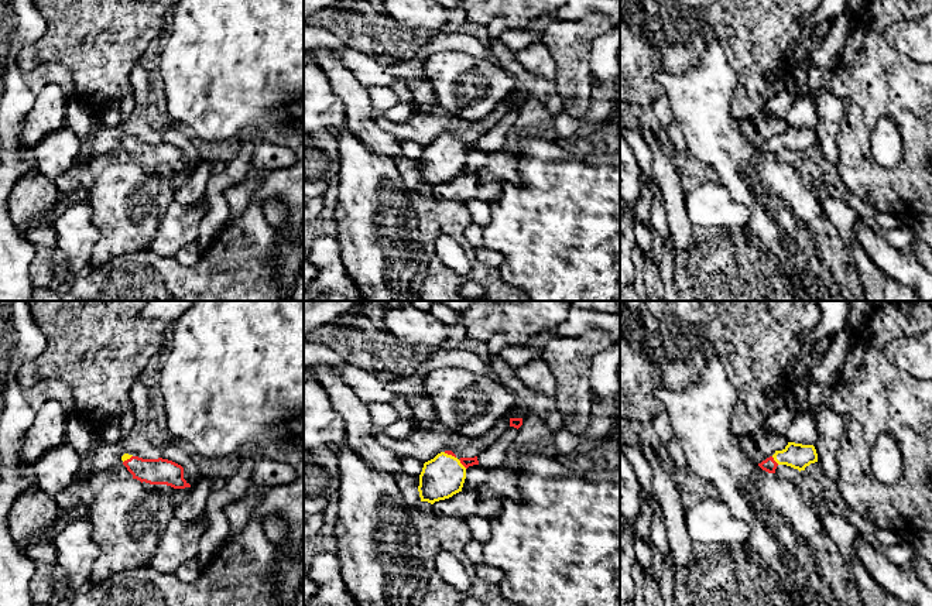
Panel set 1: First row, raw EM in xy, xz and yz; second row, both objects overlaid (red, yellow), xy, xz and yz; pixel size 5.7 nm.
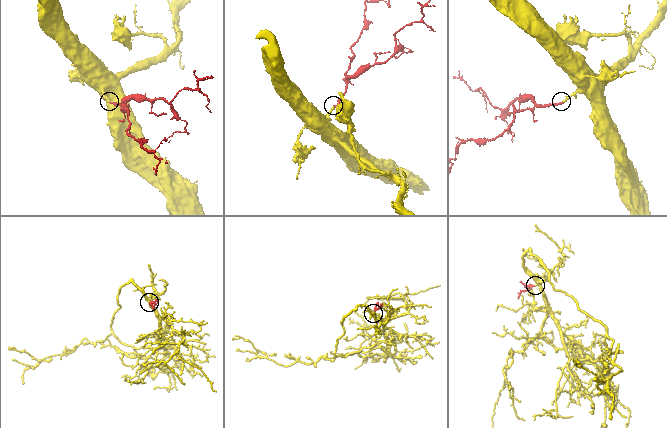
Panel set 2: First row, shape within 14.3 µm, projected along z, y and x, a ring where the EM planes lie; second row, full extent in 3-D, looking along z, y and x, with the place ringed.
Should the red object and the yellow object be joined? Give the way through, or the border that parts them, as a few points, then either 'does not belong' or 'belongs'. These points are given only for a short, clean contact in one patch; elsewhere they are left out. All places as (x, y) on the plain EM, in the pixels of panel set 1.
runs through xz (466, 146), (462, 147), (441, 161); belongs

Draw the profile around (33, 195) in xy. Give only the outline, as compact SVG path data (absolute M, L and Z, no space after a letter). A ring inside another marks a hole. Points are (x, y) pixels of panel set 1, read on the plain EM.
M37 170L20 177L8 198L8 213L13 223L24 230L41 215L51 212L59 198L55 182Z

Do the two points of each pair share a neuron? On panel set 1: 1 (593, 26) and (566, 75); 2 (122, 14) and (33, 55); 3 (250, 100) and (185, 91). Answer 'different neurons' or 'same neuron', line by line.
1: same neuron
2: same neuron
3: same neuron

